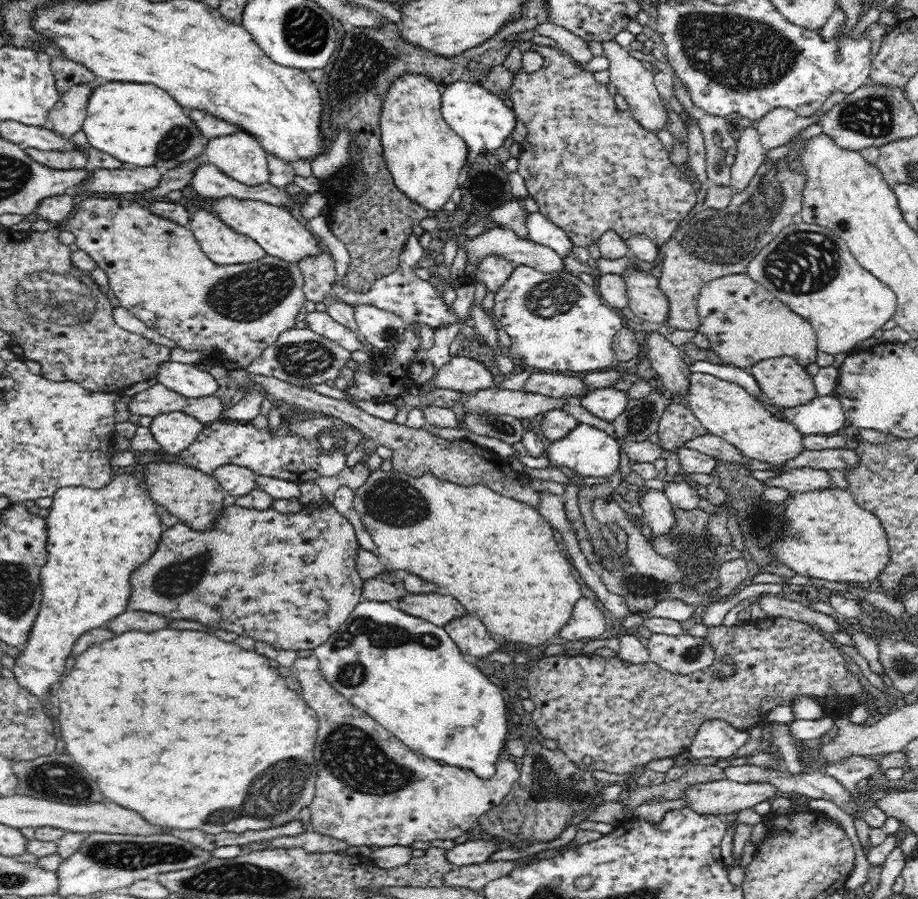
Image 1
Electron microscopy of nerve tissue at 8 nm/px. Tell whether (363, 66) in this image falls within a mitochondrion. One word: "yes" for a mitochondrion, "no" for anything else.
yes

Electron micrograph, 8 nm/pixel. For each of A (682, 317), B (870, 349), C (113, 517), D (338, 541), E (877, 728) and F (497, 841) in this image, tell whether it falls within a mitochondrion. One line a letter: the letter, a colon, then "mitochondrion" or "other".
A: other
B: other
C: other
D: other
E: other
F: other

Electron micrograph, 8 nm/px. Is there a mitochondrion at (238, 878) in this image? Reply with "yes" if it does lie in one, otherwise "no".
yes

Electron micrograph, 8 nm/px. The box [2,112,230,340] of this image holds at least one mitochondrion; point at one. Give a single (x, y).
(49, 294)

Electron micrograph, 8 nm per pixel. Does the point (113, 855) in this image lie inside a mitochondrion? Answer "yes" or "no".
yes

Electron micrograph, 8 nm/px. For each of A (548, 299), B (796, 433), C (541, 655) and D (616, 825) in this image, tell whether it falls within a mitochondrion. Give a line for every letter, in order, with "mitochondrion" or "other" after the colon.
A: mitochondrion
B: other
C: other
D: other

